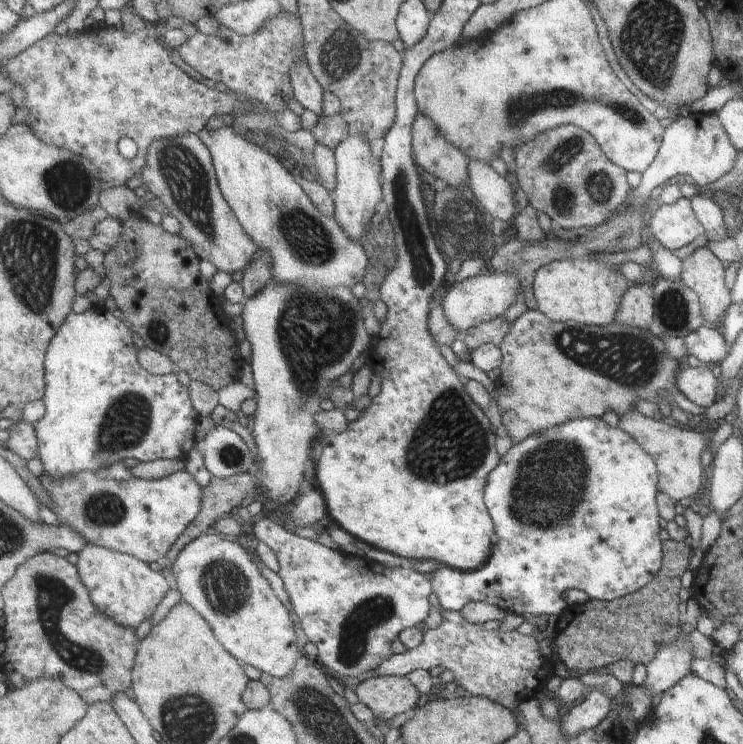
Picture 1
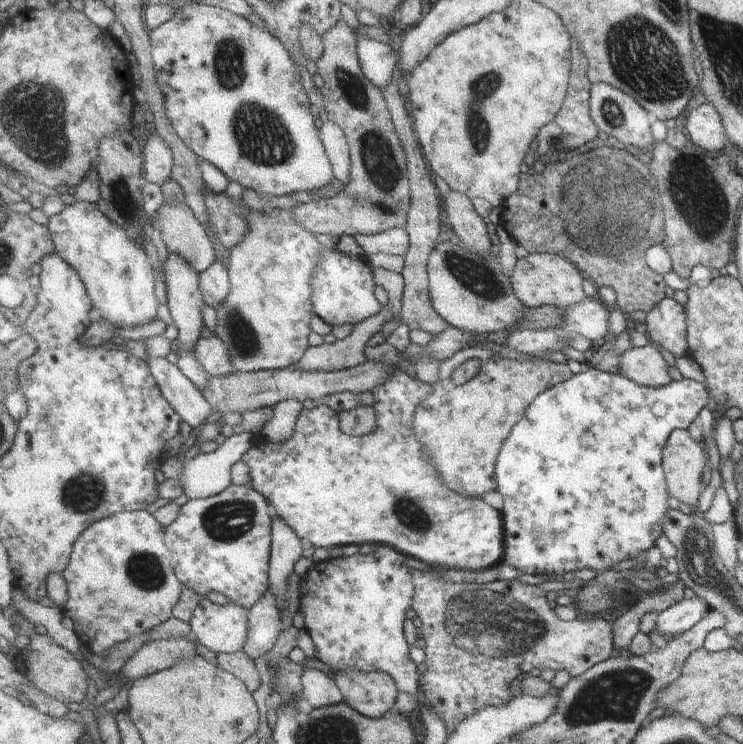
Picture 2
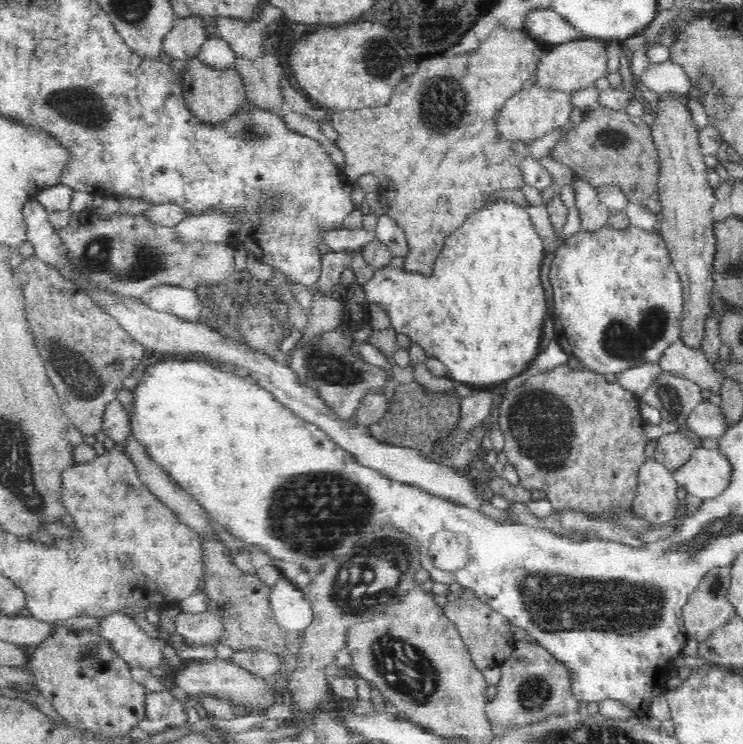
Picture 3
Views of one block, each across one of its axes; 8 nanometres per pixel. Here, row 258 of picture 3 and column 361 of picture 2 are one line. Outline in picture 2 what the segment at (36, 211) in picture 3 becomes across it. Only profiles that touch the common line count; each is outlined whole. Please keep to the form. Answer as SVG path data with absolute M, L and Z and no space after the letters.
M359 39L358 55L365 76L385 92L394 82L393 72L398 67L399 54L395 53L389 43Z

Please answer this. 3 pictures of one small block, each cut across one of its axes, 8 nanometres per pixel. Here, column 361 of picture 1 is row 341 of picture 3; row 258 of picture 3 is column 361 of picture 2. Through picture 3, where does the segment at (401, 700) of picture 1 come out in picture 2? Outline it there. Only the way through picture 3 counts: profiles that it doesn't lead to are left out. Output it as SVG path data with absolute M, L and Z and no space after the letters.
M358 670L339 671L335 673L334 679L344 694L345 702L354 709L357 709L357 712L374 719L380 719L382 716L387 715L389 711L393 710L401 693L393 677L383 671L372 673Z

